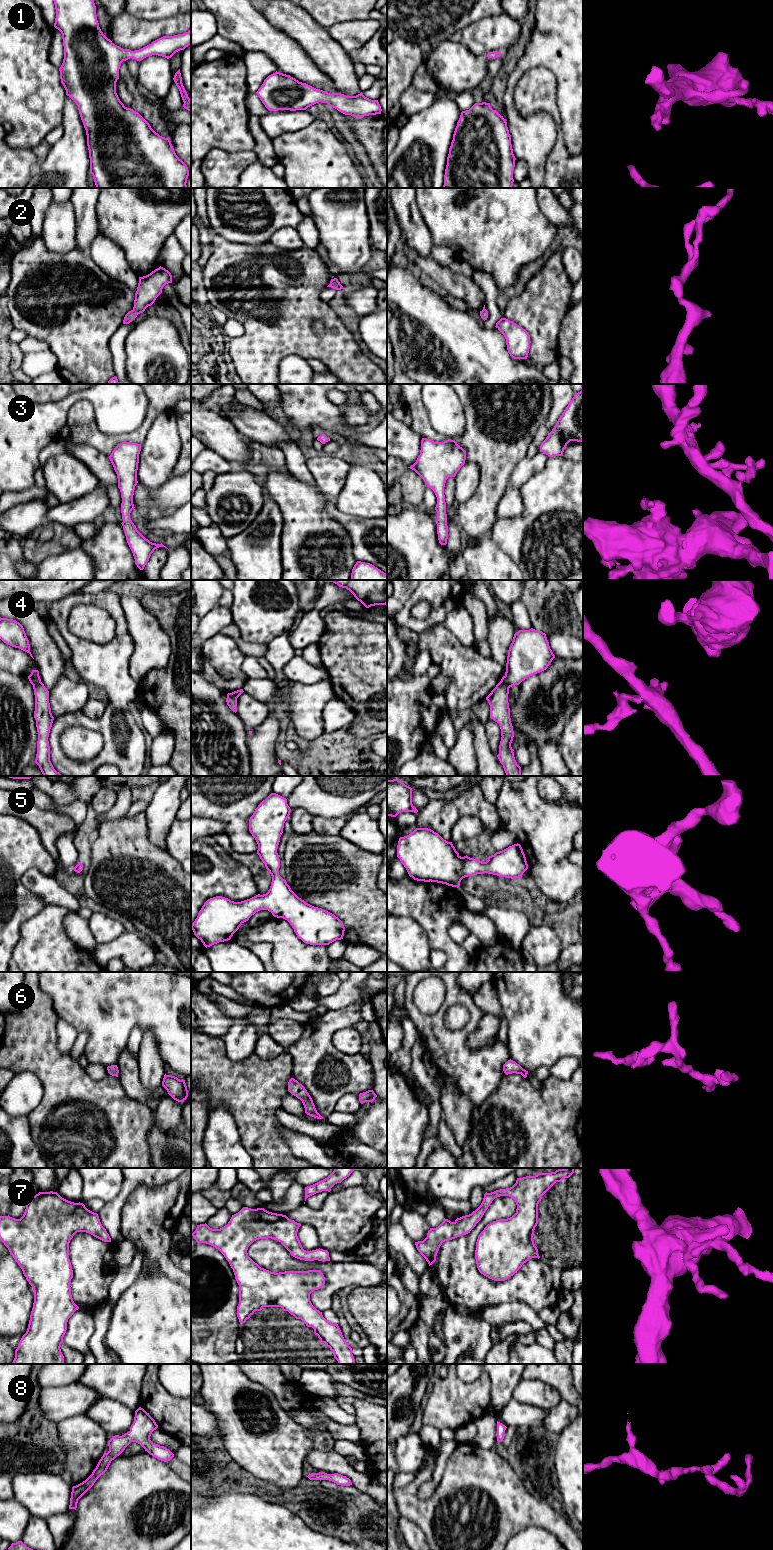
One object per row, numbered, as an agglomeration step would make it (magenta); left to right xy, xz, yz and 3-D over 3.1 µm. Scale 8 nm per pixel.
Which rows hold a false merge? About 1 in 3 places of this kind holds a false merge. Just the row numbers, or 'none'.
4

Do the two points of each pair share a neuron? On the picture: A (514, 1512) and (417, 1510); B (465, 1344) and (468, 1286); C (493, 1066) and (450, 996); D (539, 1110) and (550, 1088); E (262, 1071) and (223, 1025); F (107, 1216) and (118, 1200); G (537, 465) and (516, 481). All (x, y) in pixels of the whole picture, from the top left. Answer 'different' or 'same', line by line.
A: same
B: different
C: same
D: same
E: different
F: same
G: same

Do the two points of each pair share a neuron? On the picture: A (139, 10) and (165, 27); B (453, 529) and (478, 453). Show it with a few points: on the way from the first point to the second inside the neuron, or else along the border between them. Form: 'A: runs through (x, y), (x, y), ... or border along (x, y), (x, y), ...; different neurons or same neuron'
A: border along (130, 14), (144, 19), (162, 19), (176, 16); different neurons
B: border along (455, 521), (460, 528); different neurons

